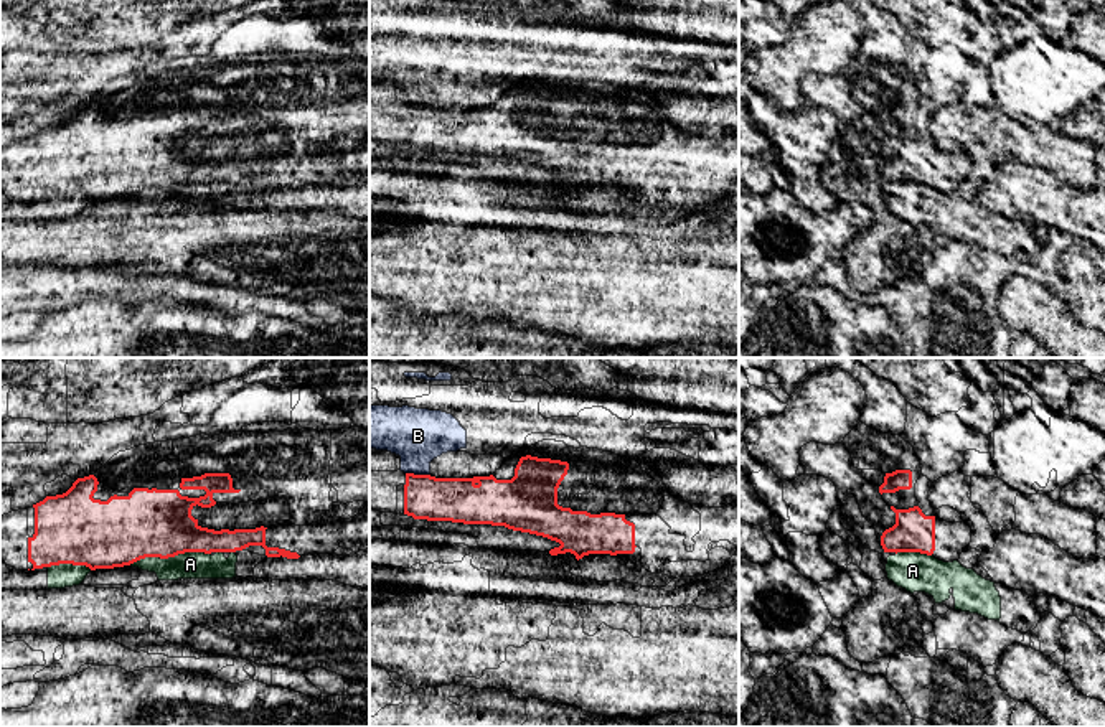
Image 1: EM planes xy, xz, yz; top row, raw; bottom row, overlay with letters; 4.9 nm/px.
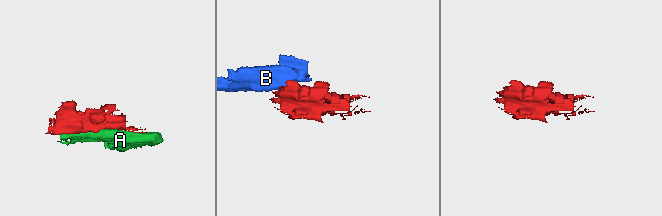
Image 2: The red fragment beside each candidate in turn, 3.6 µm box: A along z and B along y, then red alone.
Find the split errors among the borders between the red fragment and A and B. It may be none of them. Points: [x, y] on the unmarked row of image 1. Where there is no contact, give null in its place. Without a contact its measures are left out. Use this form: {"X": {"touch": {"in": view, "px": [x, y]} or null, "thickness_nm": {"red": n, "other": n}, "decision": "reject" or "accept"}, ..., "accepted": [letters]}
{"A": {"touch": {"in": "xy", "px": [169, 187]}, "thickness_nm": {"red": 340, "other": 130}, "decision": "reject"}, "B": {"touch": {"in": "xz", "px": [418, 106]}, "thickness_nm": {"red": 220, "other": 280}, "decision": "reject"}, "accepted": []}

